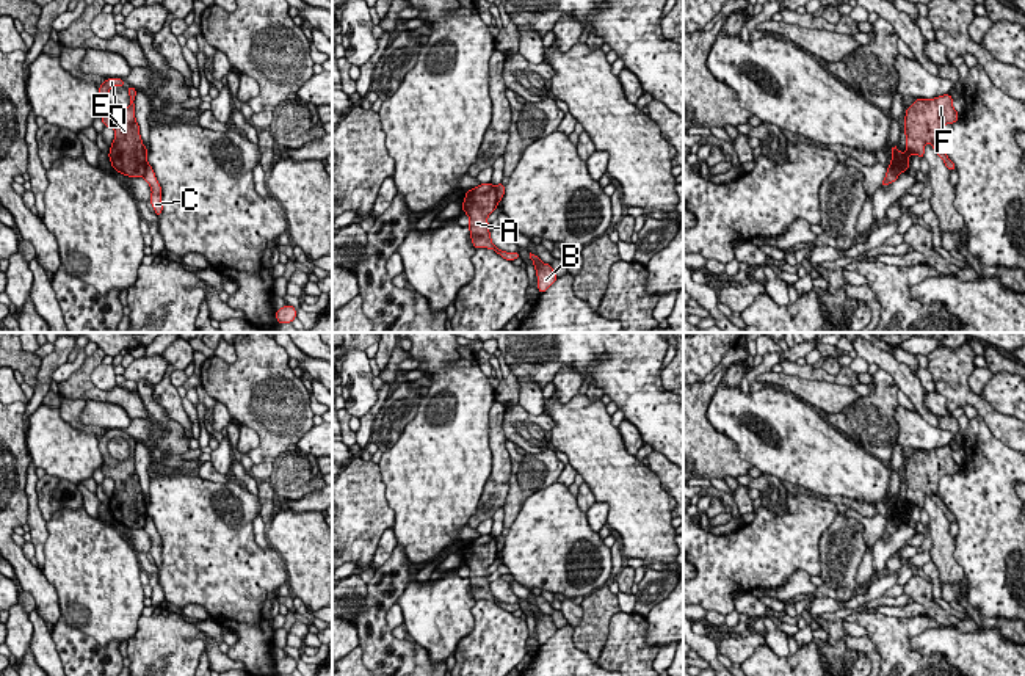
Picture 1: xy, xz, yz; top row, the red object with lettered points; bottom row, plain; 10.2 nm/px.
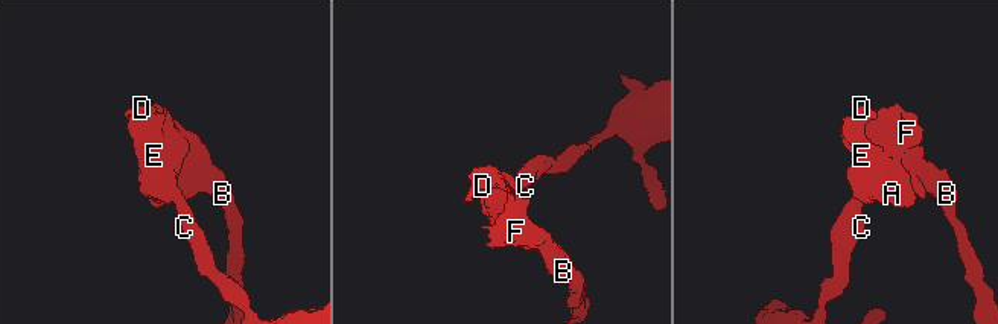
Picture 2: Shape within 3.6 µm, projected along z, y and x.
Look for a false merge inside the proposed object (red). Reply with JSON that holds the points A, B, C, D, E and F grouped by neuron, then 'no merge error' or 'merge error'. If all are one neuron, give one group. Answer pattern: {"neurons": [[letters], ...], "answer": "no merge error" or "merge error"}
{"neurons": [["A", "B", "D", "E", "F"], ["C"]], "answer": "merge error"}

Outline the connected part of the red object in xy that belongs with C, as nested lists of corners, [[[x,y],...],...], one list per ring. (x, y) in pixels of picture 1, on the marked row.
[[[147,163],[146,173],[144,173],[146,182],[150,185],[152,194],[150,194],[150,204],[155,210],[155,215],[160,216],[163,212],[161,205],[161,187],[155,177],[154,168]]]

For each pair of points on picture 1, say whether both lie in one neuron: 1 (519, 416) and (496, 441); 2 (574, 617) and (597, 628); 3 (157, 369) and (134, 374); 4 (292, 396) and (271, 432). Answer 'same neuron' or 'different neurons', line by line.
1: different neurons
2: different neurons
3: same neuron
4: same neuron

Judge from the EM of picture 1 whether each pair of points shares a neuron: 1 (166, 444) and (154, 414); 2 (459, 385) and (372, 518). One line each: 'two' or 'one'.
1: one
2: two

